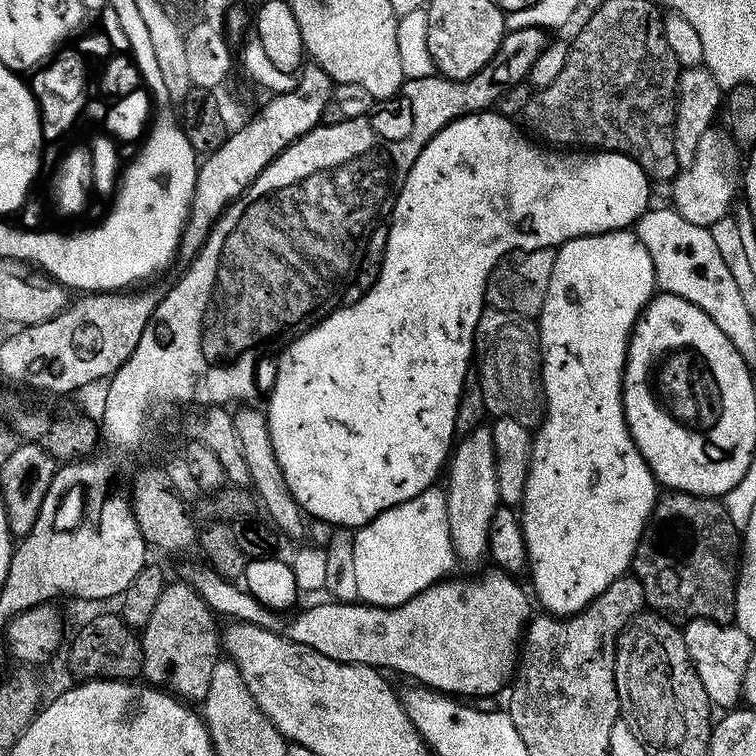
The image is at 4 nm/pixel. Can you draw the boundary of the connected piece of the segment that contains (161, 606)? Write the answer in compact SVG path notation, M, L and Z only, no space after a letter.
M165 583L154 606L154 614L150 614L150 622L146 622L142 630L142 676L147 683L162 688L185 702L203 702L206 690L210 690L214 666L222 656L222 636L218 628L216 632L217 617L208 603L193 590L191 584L175 583Z

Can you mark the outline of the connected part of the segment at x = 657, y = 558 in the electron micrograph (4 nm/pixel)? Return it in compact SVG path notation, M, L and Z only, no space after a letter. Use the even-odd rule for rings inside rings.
M668 490L656 497L652 517L640 535L630 568L642 582L644 598L651 611L669 618L684 616L685 621L712 620L715 624L732 624L736 619L736 581L741 556L741 533L734 522L730 522L728 511L719 499Z

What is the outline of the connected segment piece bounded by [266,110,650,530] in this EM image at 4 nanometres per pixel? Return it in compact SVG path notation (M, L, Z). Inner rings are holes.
M485 110L458 118L447 124L438 134L434 134L422 154L418 154L414 166L410 166L410 174L406 174L406 182L396 195L396 204L392 207L388 224L388 241L380 267L380 277L374 282L372 289L364 293L354 306L340 306L329 312L324 319L313 324L310 331L303 332L297 340L287 345L288 349L285 347L279 353L281 356L276 364L276 381L272 384L272 393L268 396L268 408L266 407L270 442L274 448L274 458L282 468L286 486L290 488L290 494L294 494L301 512L312 520L323 520L329 526L337 524L340 528L355 530L370 523L378 514L422 494L422 490L437 483L436 475L439 472L441 475L454 447L458 398L462 394L462 382L474 360L478 318L486 307L486 282L499 260L517 252L556 248L579 236L597 236L603 232L628 230L648 211L650 181L642 166L638 166L638 162L634 162L626 154L599 150L553 150L551 147L541 146L535 139L527 140L516 129L516 124L515 119L501 116L495 110Z

